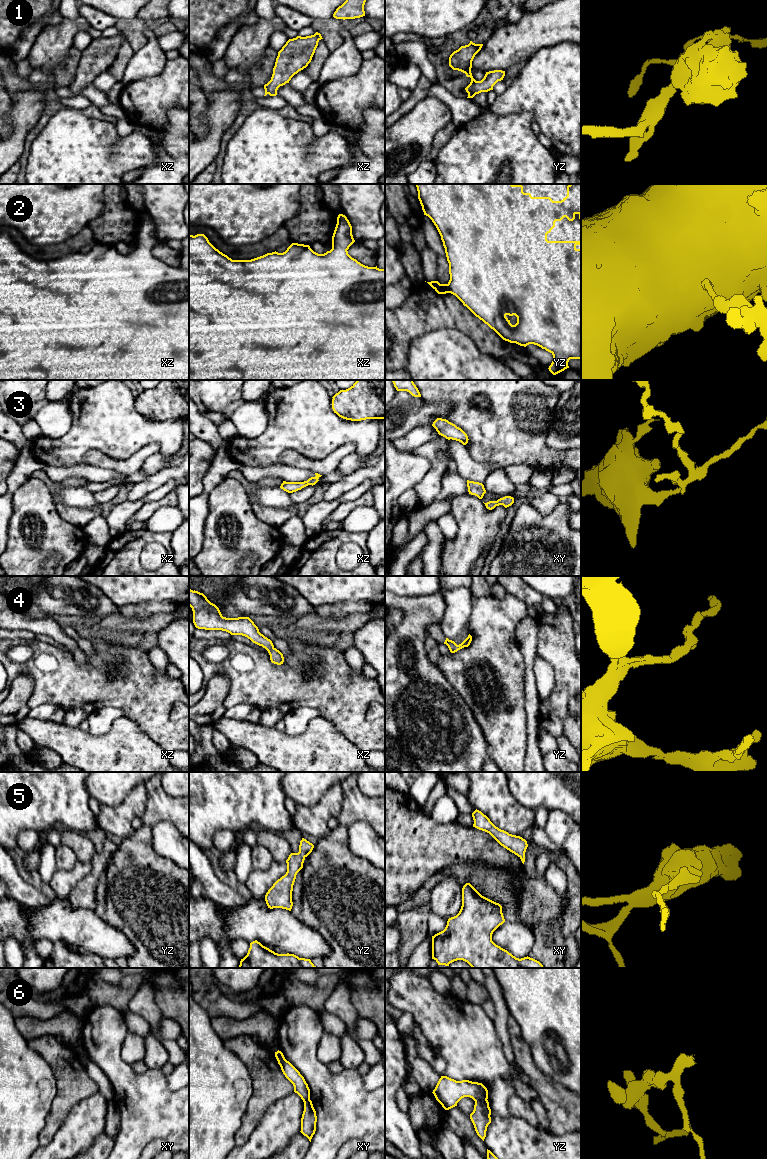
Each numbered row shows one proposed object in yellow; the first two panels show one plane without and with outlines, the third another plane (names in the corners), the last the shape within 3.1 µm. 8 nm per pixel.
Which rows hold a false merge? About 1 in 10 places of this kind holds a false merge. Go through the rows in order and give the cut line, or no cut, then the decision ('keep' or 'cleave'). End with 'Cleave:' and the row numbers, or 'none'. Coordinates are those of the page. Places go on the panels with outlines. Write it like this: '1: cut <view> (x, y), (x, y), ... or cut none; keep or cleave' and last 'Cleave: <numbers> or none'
1: cut none; keep
2: cut none; keep
3: cut none; keep
4: cut none; keep
5: cut none; keep
6: cut yz (486, 1099), (475, 1101); cleave
Cleave: 6

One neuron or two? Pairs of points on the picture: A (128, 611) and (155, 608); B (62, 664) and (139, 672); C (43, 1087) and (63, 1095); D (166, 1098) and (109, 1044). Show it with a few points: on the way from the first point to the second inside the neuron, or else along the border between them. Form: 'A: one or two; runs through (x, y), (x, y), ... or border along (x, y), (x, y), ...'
A: one; runs through (135, 610), (148, 608)
B: one; runs through (81, 683), (120, 683)
C: two; border along (50, 1069), (55, 1080), (55, 1096), (52, 1105)
D: one; runs through (148, 1098), (112, 1062)

